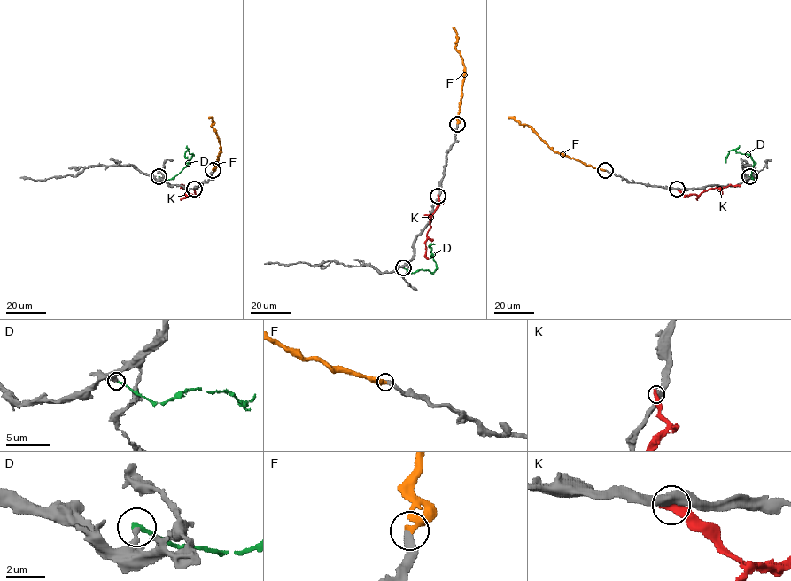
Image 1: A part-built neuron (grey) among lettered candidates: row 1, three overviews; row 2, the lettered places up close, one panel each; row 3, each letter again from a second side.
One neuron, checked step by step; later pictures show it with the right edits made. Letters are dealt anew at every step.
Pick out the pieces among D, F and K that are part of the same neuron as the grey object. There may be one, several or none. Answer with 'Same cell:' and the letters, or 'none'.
Same cell: F

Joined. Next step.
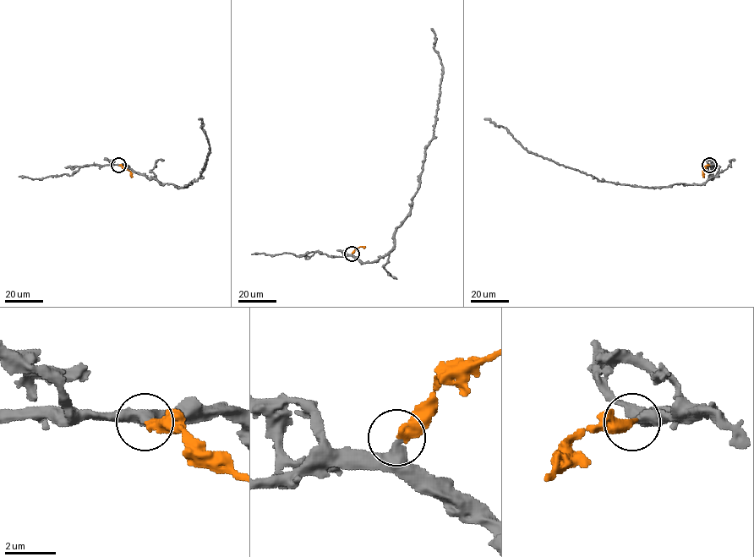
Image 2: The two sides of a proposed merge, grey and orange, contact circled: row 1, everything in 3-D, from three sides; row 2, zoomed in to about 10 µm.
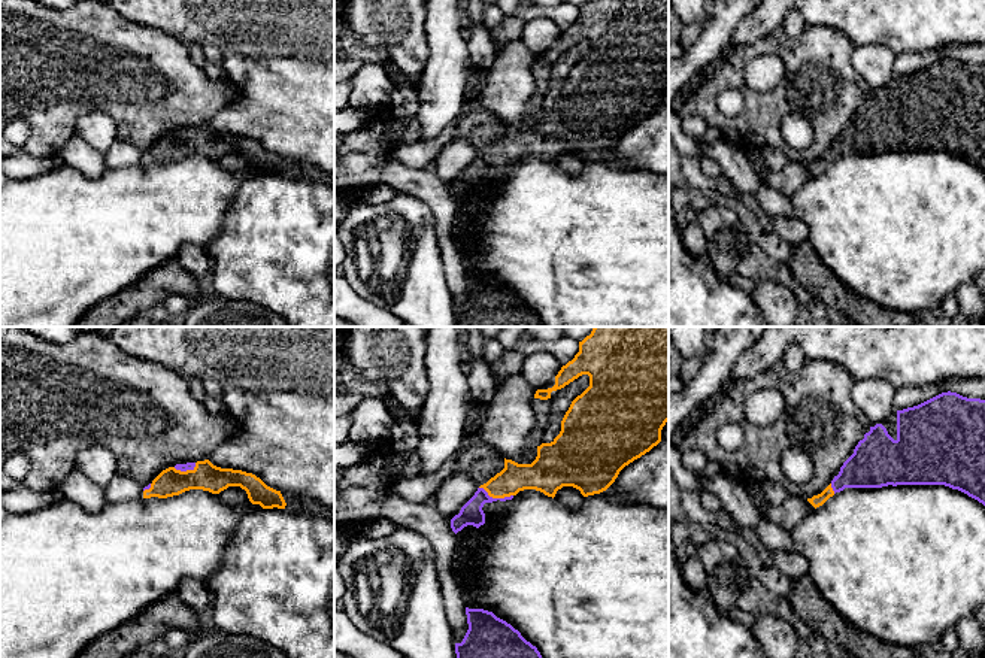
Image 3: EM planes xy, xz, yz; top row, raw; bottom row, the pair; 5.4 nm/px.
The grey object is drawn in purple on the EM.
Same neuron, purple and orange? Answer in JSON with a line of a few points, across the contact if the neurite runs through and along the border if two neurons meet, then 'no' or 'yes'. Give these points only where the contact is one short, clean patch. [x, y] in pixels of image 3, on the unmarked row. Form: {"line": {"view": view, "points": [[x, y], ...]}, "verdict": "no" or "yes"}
{"line": {"view": "xz", "points": [[470, 179], [484, 164], [496, 164], [514, 143]]}, "verdict": "yes"}

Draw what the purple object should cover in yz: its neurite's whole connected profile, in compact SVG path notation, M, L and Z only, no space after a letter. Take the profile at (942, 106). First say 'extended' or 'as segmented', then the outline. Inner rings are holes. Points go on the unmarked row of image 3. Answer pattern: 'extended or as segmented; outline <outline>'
extended; outline M942 58L918 72L892 76L884 87L870 90L854 119L843 128L831 149L807 164L816 175L845 154L882 154L897 151L945 151L958 155L985 172L985 66Z

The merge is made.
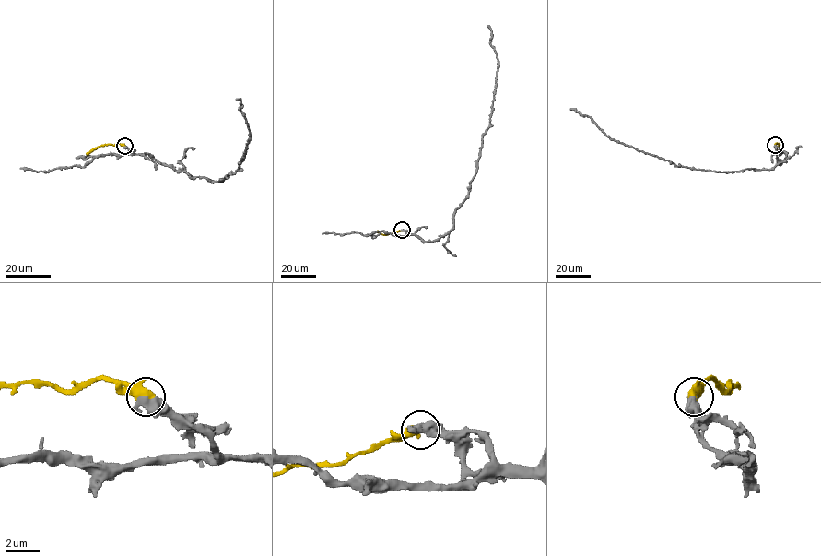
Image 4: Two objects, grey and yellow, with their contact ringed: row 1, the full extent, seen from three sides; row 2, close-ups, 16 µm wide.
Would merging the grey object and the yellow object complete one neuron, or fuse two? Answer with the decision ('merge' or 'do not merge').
merge

